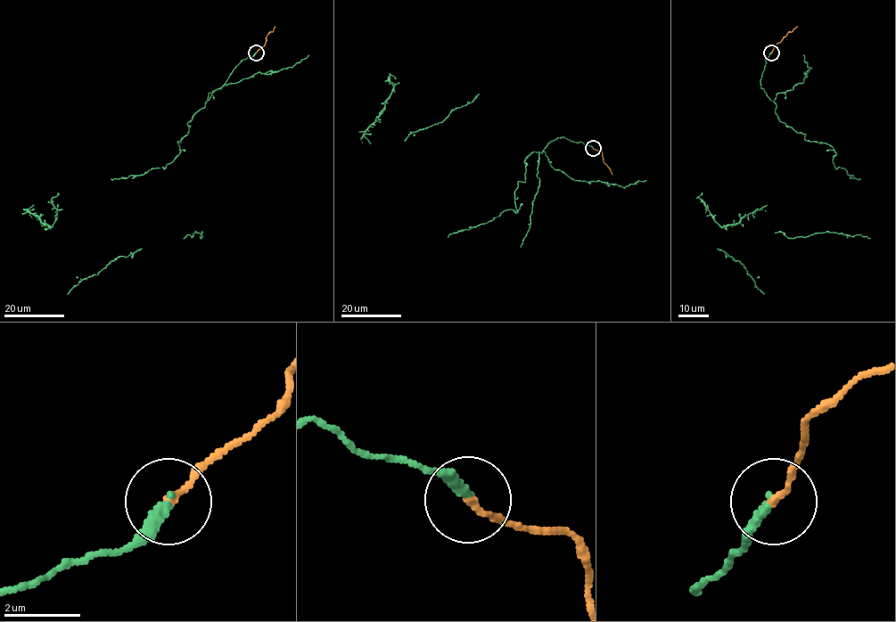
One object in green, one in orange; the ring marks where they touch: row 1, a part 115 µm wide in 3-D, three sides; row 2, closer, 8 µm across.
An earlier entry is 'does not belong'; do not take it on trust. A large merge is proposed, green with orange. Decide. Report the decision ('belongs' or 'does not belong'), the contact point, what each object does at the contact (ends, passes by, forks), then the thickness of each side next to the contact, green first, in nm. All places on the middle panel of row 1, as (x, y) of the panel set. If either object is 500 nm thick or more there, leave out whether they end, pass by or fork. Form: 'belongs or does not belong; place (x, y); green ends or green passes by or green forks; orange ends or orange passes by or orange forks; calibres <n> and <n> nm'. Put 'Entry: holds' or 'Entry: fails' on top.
Entry: fails
belongs; place (593, 148); green ends; orange ends; calibres 280 and 190 nm

